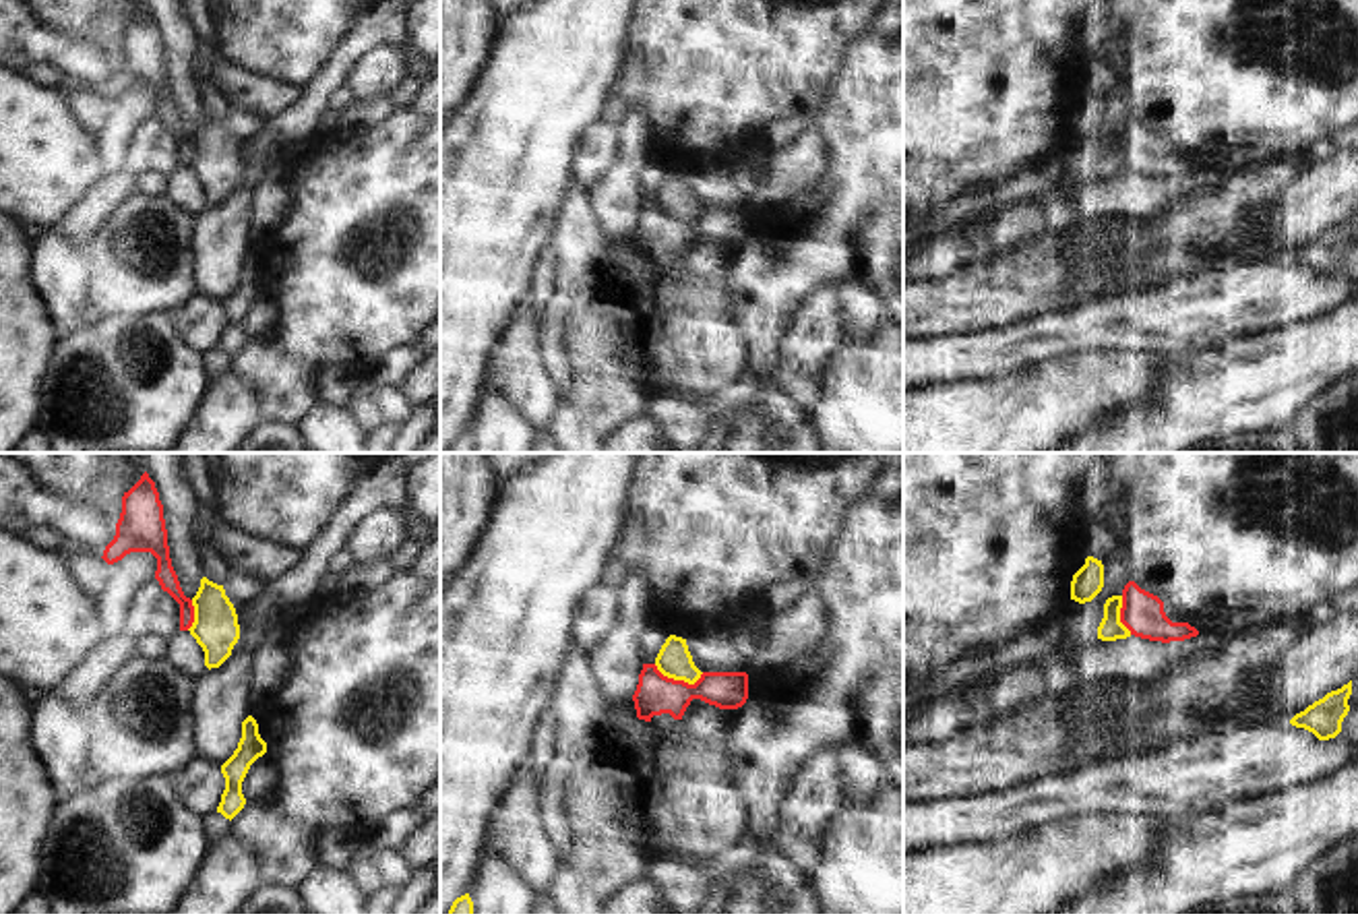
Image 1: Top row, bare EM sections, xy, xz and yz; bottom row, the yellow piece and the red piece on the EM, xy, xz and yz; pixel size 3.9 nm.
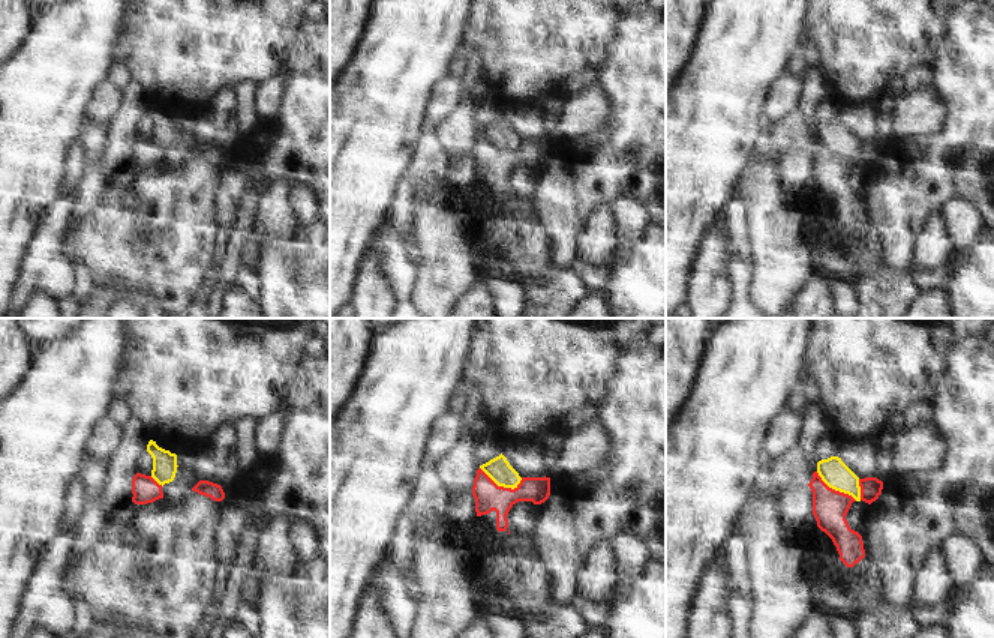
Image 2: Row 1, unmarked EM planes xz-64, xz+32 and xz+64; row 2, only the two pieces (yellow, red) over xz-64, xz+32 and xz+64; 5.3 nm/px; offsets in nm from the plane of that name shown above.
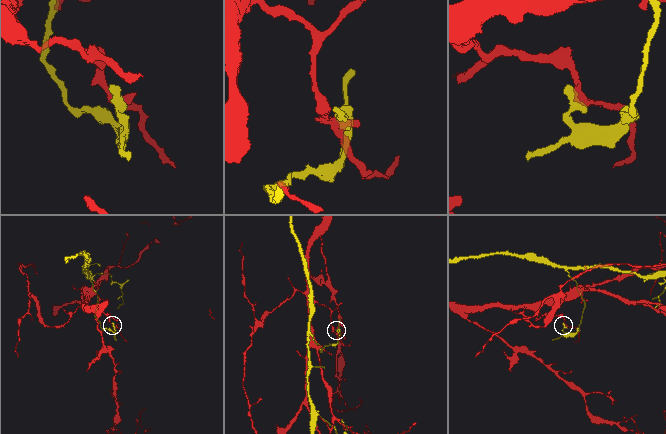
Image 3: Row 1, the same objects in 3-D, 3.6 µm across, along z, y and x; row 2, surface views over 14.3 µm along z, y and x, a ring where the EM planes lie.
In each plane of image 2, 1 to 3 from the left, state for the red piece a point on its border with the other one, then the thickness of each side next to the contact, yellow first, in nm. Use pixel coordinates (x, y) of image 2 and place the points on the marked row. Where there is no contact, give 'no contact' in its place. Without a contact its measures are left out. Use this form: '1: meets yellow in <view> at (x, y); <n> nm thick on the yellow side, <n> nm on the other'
1: meets yellow in xz-64 at (156, 481); 130 nm thick on the yellow side, 140 nm on the other
2: meets yellow in xz+32 at (501, 485); 130 nm thick on the yellow side, 150 nm on the other
3: meets yellow in xz+64 at (835, 490); 150 nm thick on the yellow side, 190 nm on the other

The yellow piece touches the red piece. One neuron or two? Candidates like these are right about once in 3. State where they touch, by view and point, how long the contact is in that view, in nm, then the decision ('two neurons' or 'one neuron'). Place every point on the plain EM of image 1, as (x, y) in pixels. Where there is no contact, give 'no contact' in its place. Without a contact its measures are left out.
contact xz (678, 216); length 200 nm; two neurons

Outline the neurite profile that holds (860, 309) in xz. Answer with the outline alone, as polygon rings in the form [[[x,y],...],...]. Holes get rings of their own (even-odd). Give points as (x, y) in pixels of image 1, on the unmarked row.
[[[858,277],[839,283],[837,306],[847,331],[847,343],[866,339],[887,321],[878,294]]]

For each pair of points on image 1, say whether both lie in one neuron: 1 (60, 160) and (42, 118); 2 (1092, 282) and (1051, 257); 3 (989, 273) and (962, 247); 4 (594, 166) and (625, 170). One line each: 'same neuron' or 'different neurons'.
1: same neuron
2: same neuron
3: different neurons
4: different neurons

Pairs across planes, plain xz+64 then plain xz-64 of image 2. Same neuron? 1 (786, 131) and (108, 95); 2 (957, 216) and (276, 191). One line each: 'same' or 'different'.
1: different
2: different

